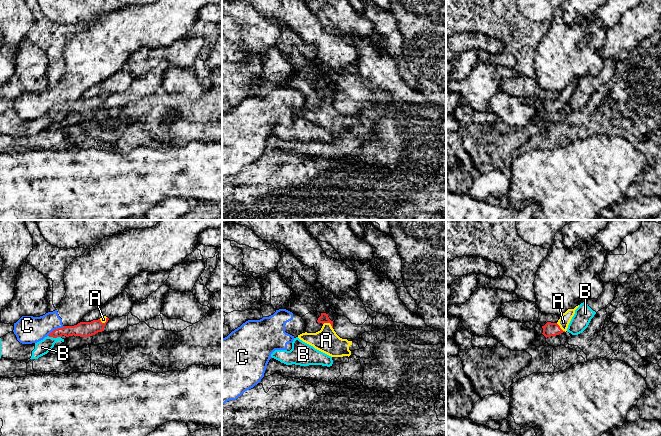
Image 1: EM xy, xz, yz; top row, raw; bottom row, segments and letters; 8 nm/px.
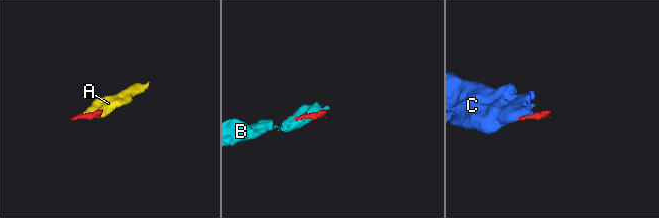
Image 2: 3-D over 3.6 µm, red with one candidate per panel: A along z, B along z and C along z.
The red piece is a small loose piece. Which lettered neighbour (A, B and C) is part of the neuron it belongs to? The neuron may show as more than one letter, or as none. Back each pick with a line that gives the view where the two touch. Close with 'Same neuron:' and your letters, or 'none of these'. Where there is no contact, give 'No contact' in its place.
A: Touches red in xz
Same neuron: A

